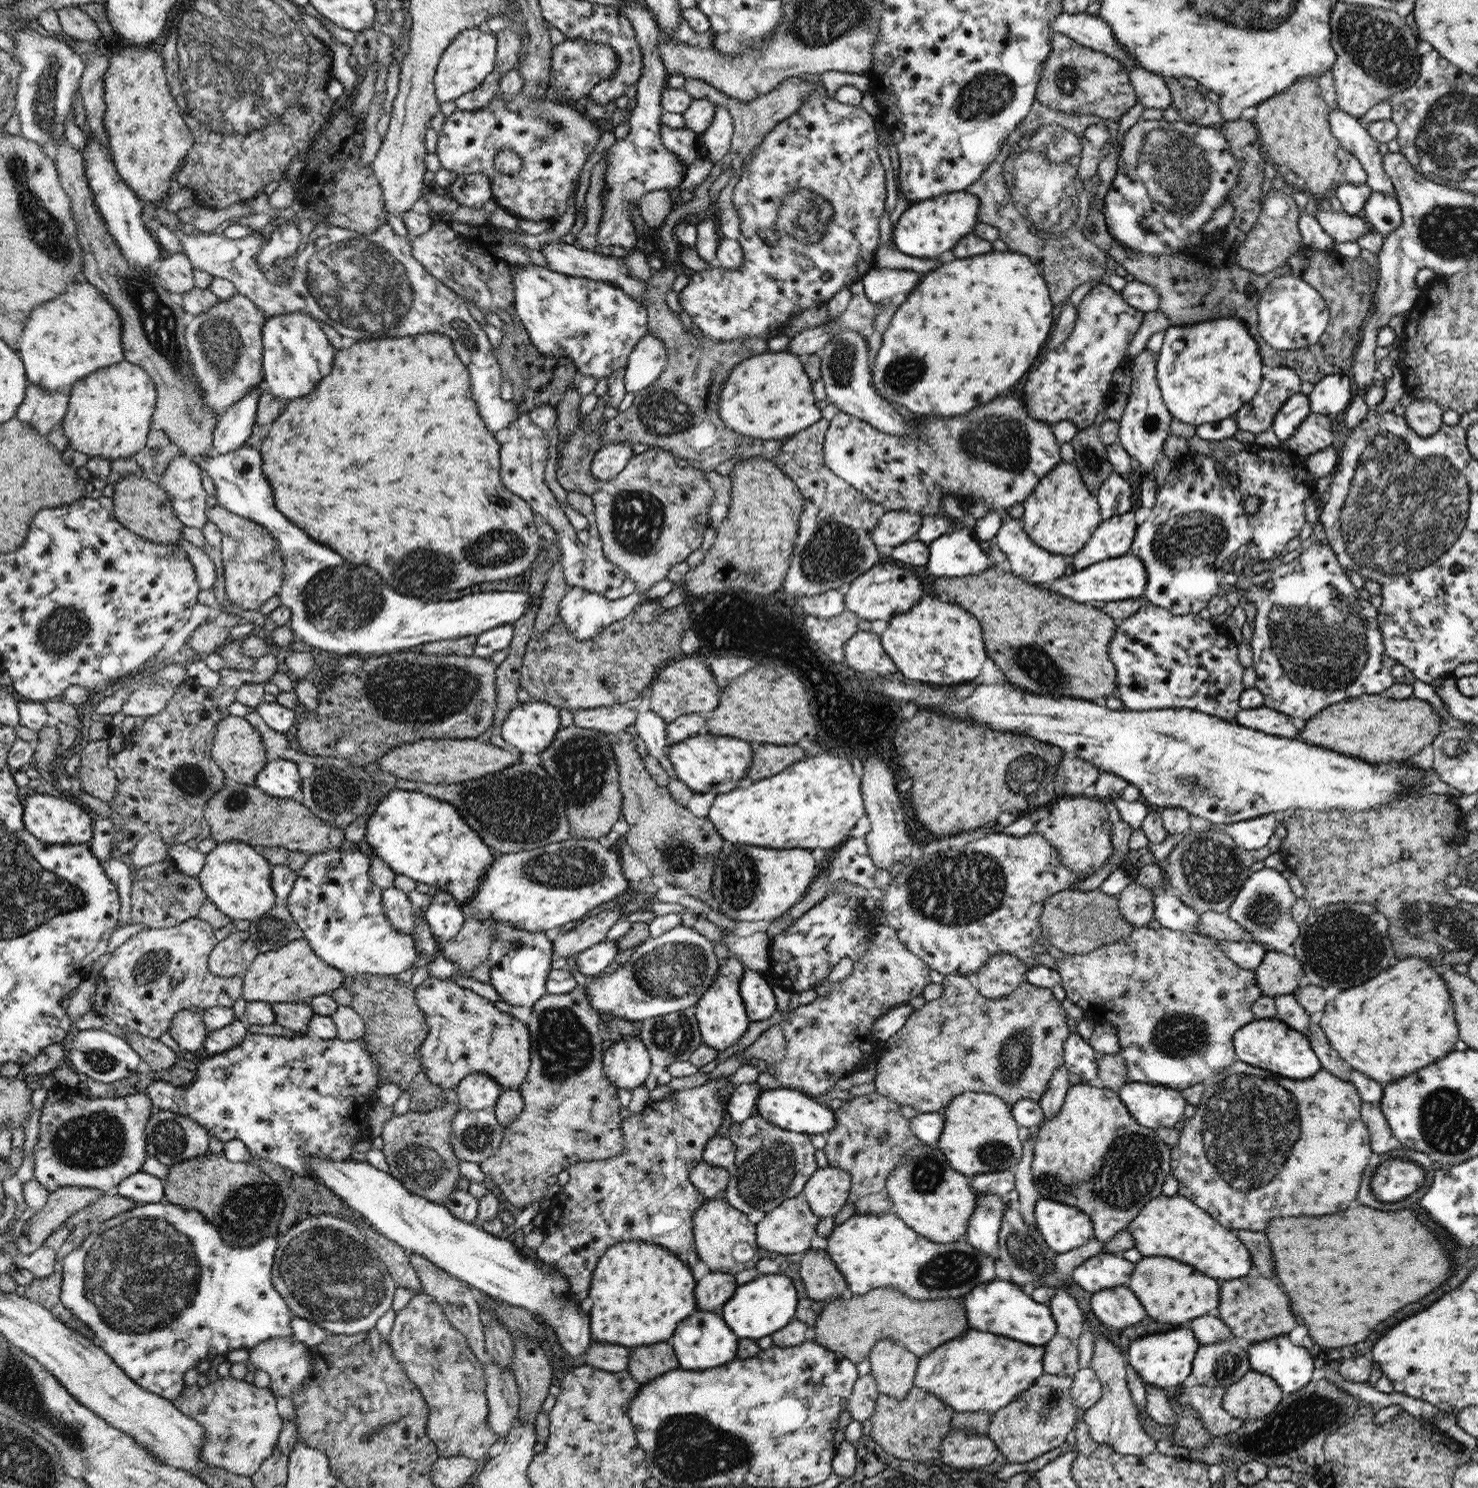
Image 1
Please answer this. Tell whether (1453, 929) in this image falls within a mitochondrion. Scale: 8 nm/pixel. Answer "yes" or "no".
yes

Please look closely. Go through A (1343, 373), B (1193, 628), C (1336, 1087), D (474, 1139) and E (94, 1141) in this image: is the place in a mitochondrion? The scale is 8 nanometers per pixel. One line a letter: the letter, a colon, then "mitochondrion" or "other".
A: other
B: other
C: other
D: mitochondrion
E: mitochondrion

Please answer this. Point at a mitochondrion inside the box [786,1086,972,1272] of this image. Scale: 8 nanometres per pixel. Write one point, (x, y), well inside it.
(925, 1171)

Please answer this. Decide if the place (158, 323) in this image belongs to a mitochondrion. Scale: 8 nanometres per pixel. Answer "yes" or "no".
yes

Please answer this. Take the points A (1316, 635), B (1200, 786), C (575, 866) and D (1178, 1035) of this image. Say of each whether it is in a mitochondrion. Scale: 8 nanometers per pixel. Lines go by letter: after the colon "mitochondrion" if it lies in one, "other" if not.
A: mitochondrion
B: mitochondrion
C: mitochondrion
D: mitochondrion

